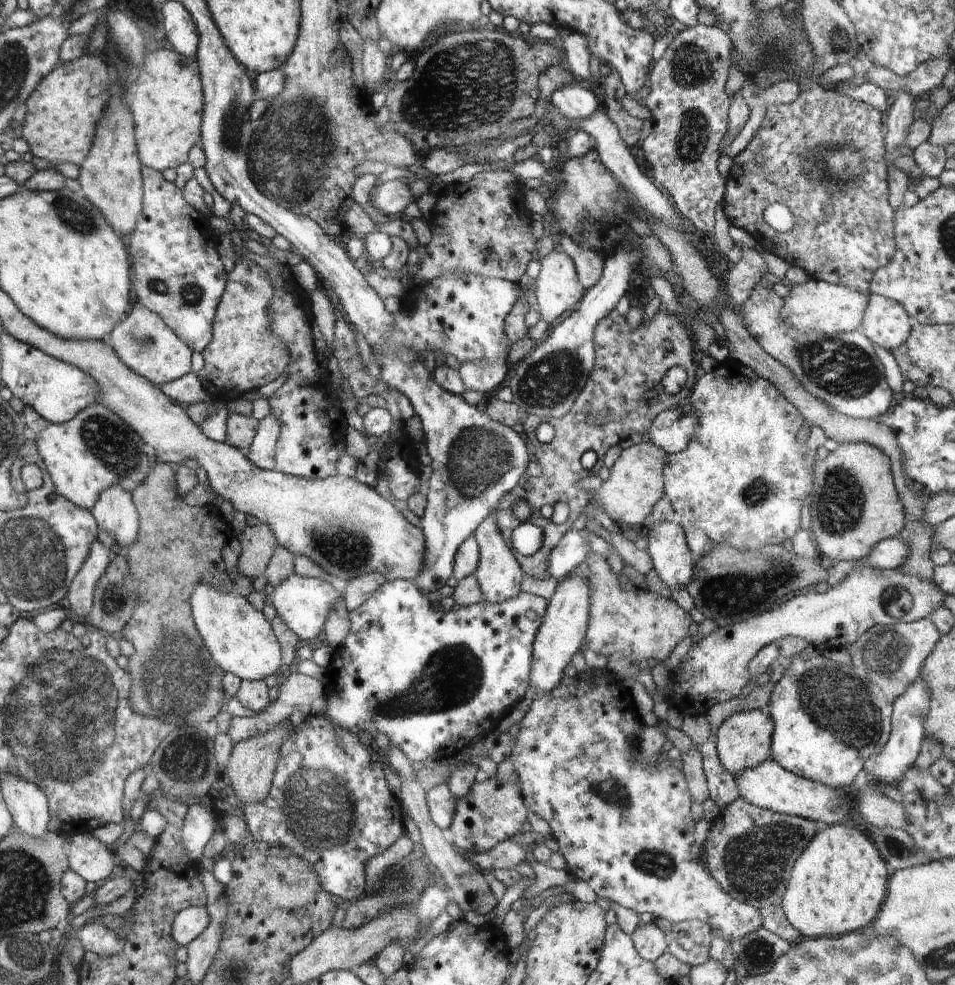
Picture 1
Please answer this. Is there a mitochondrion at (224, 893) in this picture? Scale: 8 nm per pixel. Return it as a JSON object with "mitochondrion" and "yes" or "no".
{"mitochondrion":"no"}

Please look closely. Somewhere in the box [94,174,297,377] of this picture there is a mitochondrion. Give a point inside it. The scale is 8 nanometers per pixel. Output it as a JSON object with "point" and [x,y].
{"point":[191,294]}

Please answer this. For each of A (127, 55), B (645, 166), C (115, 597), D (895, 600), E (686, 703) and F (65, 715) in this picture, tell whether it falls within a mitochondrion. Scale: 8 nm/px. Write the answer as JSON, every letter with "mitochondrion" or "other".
{"A":"mitochondrion","B":"other","C":"mitochondrion","D":"mitochondrion","E":"other","F":"mitochondrion"}

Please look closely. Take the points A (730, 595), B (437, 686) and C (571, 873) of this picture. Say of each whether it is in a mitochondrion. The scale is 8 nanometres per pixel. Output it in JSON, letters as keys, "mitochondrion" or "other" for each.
{"A":"mitochondrion","B":"mitochondrion","C":"other"}

